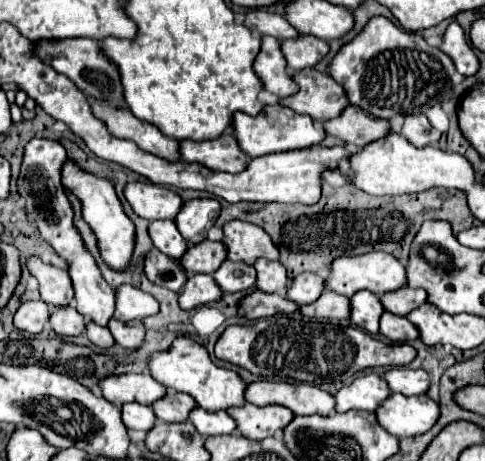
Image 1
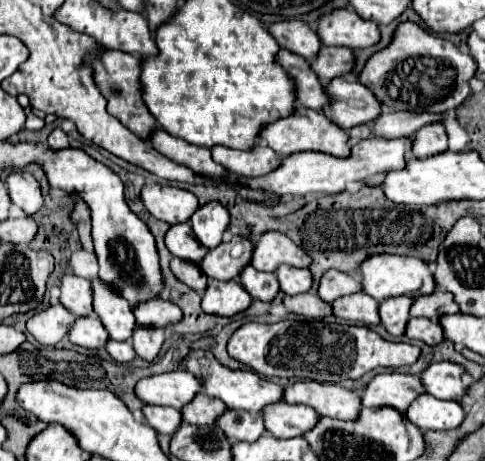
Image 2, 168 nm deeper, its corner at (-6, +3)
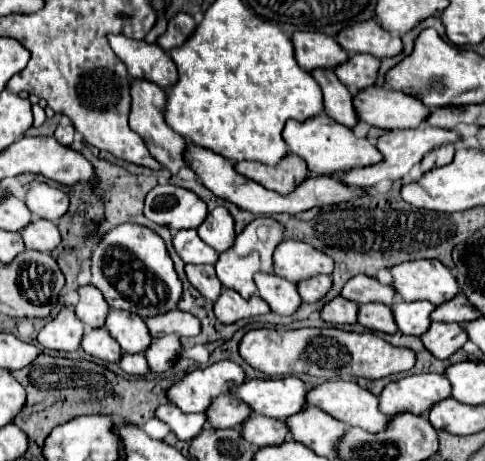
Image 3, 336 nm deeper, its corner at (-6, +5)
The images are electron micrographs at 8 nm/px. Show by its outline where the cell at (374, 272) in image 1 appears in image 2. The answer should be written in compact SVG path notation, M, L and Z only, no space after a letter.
M374 255L368 257L362 265L362 285L364 285L364 293L372 295L378 301L390 299L390 297L422 297L422 295L430 295L436 289L436 281L432 277L432 271L428 267L428 263L424 263L418 257L402 257L402 255Z

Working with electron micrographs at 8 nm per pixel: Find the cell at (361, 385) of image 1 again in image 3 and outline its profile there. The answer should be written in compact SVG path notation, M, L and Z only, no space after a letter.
M420 373L390 381L378 395L378 407L388 417L406 411L422 415L432 403L446 397L450 397L450 383L444 375Z

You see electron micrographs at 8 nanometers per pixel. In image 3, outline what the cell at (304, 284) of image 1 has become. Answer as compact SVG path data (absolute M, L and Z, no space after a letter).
M356 275L352 277L340 291L340 297L350 299L354 303L370 303L370 301L378 301L378 303L386 303L390 305L394 301L394 291L390 285L382 285L380 281L376 281L374 277L368 275Z

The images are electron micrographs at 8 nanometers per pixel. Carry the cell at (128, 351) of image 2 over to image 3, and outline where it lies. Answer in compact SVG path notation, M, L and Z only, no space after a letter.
M122 353L122 357L120 357L120 369L122 371L126 371L126 373L130 373L130 375L146 375L148 373L148 363L146 363L146 359L144 359L144 355L142 353Z

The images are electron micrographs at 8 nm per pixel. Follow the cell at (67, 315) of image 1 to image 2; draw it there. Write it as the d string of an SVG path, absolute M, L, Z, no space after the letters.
M80 317L70 329L70 341L86 349L102 349L108 343L108 331L98 317Z

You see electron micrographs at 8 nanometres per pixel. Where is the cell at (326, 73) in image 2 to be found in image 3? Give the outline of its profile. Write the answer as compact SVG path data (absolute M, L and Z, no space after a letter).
M352 55L348 57L348 61L336 65L334 75L340 79L340 83L344 83L352 93L374 85L376 81L376 71L378 71L380 59L372 57L372 55Z

